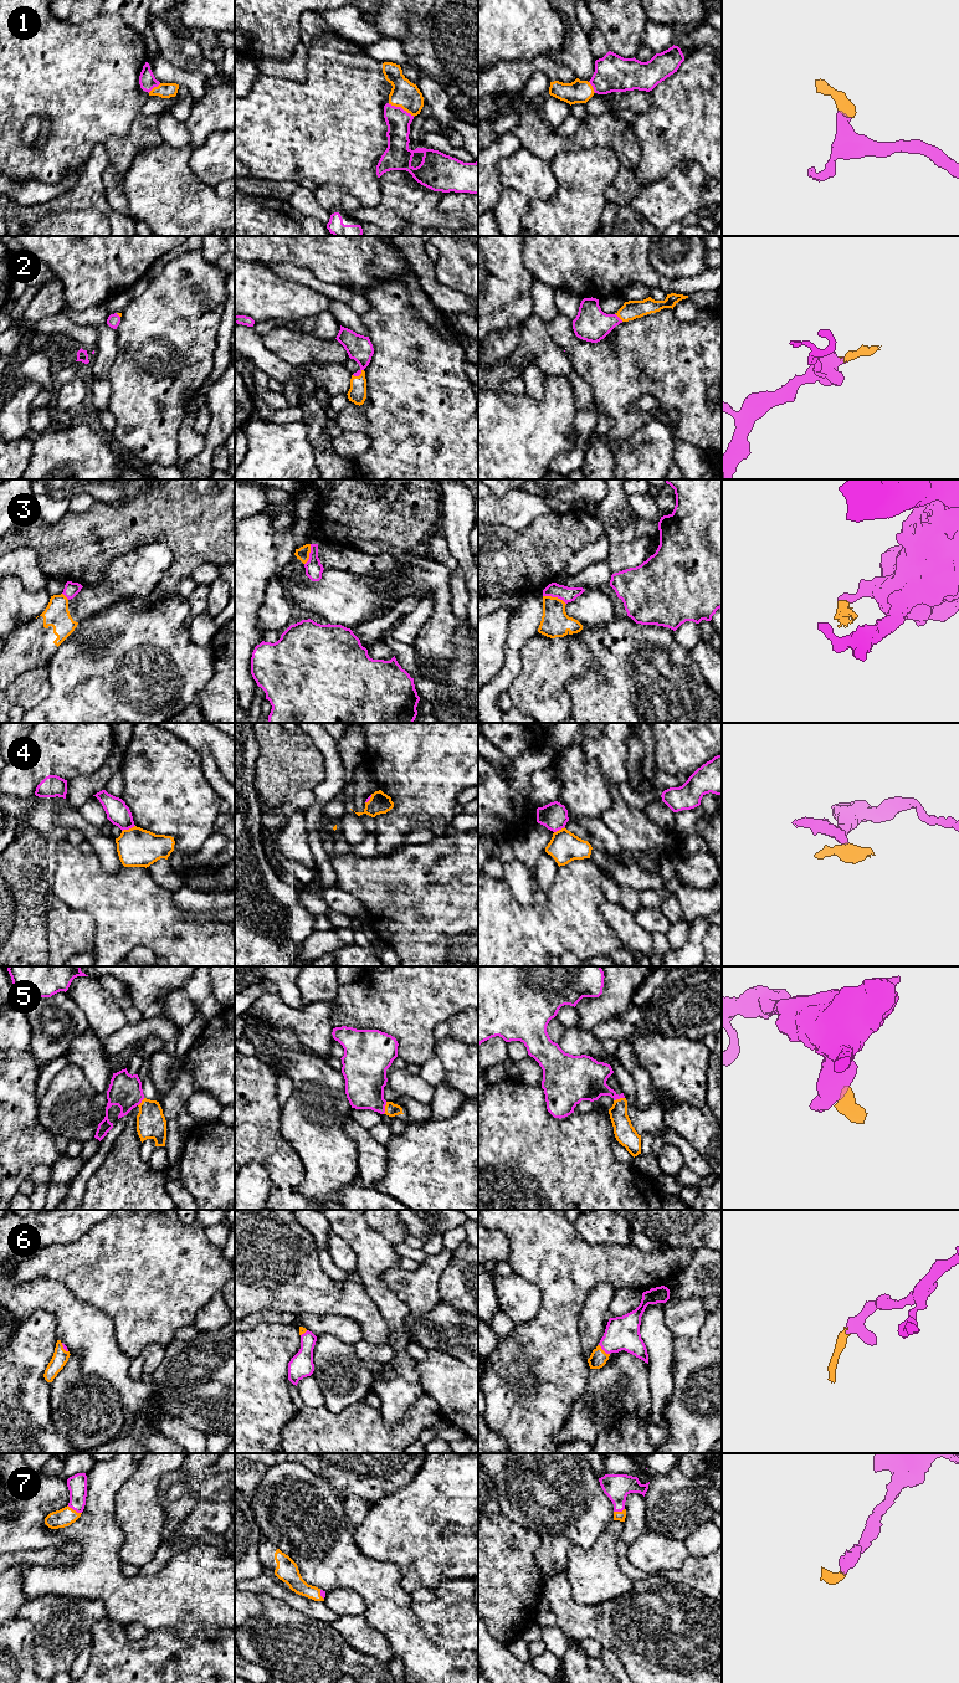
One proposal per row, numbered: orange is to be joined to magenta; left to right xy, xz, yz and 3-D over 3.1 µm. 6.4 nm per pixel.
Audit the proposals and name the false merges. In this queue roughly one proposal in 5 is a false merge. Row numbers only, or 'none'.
3, 4

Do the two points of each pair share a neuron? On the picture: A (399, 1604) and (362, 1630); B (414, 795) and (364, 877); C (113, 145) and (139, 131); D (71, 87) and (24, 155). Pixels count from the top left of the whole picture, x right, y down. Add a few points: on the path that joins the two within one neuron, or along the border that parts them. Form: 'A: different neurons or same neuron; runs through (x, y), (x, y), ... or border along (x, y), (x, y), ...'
A: different neurons; border along (362, 1615), (389, 1645)
B: different neurons; border along (401, 847), (389, 855), (379, 855)
C: same neuron; runs through (119, 145), (124, 145), (133, 137)
D: same neuron; runs through (71, 109), (71, 129), (46, 154)

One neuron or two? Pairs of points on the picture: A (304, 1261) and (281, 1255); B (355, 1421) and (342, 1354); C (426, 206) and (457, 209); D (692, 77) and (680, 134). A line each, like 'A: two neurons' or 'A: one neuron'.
A: one neuron
B: two neurons
C: two neurons
D: one neuron

